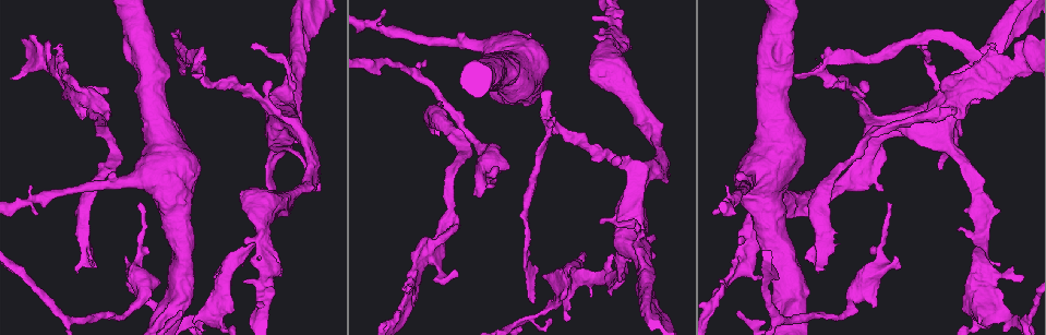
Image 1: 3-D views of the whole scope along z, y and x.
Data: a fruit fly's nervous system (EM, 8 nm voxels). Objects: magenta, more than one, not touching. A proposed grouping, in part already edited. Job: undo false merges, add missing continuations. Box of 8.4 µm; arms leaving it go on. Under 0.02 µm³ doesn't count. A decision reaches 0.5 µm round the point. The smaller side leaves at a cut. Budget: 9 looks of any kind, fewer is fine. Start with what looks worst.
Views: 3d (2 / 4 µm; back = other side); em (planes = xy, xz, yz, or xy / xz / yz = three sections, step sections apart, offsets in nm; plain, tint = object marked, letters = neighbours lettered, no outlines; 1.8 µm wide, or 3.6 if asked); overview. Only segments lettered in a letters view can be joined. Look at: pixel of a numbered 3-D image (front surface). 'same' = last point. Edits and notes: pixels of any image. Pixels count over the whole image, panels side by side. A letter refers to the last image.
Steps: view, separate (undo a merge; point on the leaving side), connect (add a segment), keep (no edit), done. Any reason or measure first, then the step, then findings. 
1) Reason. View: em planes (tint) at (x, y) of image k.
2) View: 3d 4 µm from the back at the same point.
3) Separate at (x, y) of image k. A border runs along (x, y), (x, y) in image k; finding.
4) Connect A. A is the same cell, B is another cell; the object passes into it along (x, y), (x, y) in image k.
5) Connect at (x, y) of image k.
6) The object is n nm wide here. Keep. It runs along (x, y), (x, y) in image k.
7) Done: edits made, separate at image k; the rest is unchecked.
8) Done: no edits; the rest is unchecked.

Free end. View: em 3.6 µm planes (letters) at (77, 272) of image 1.

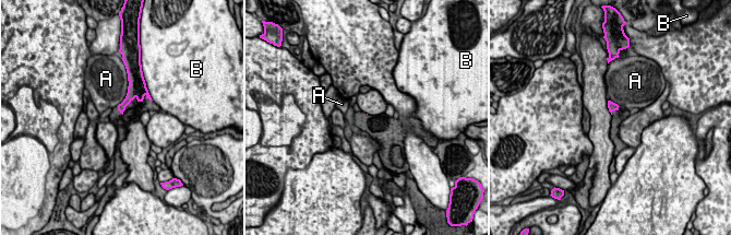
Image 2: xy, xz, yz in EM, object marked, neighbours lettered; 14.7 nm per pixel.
Keep. A and B are other cells; a border runs along (128, 77), (127, 95), (117, 105) in image 2; none of them fits.

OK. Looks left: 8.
An open end. View: em 3.6 µm planes (letters) at (125, 255) of image 1.

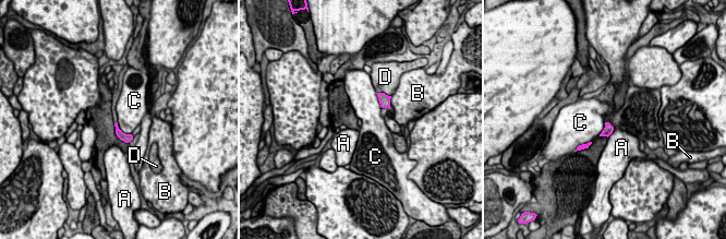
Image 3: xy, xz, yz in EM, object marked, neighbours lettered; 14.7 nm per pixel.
Keep. A, B, C and D are other cells; no lettered segment goes on from it.

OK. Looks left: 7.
Branch stops here. View: 3d 4 µm from the back at (59, 46) of image 1.

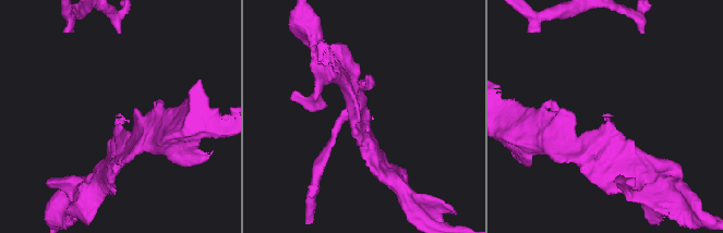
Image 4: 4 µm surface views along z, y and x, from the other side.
View: em planes (plain) at (366, 121) of image 4.

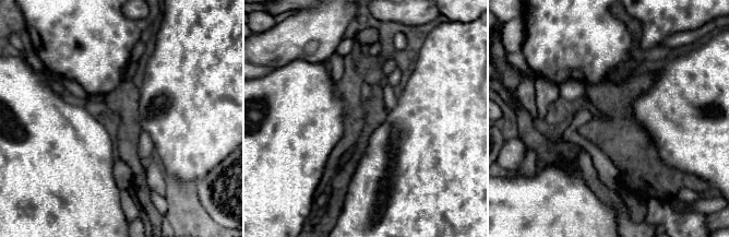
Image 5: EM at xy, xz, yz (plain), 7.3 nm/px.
What lies round it. View: em planes (letters) at the same point.

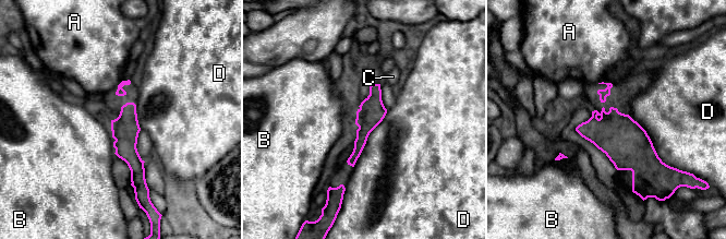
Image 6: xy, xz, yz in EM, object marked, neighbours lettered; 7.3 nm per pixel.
The object is 200 nm wide here. Keep. A, B, C and D are other cells; it runs along (377, 86), (372, 111), (350, 162) in image 6; none of them fits.

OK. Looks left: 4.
Stops while still wide. View: 3d 4 µm from the back at (962, 135) of image 1.

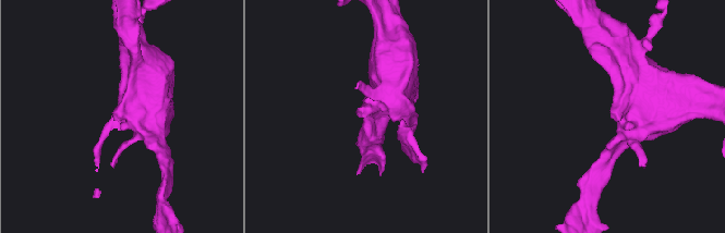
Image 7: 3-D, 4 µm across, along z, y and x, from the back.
Shape alone is not enough. View: em planes (plain) at (613, 116) of image 7.

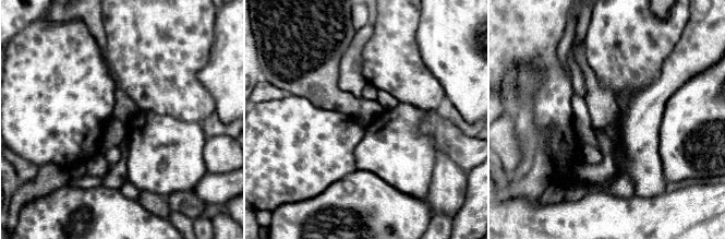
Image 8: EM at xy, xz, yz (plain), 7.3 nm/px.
See the neighbours. View: em planes (letters) at the same point.

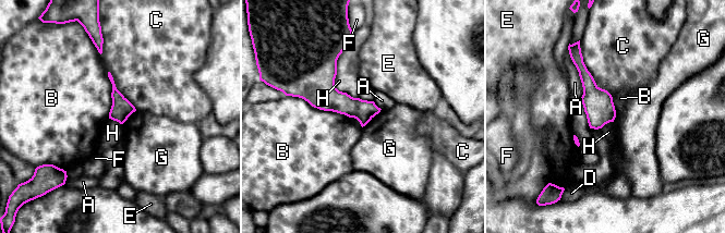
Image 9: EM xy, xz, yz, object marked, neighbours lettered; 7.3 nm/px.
Keep. A, B, C, D, E, F, G and H are other cells; a border runs along (347, 46), (335, 86), (358, 98) in image 9; none of them fits.

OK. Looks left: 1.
Done: no edits; the rest is unchecked.

